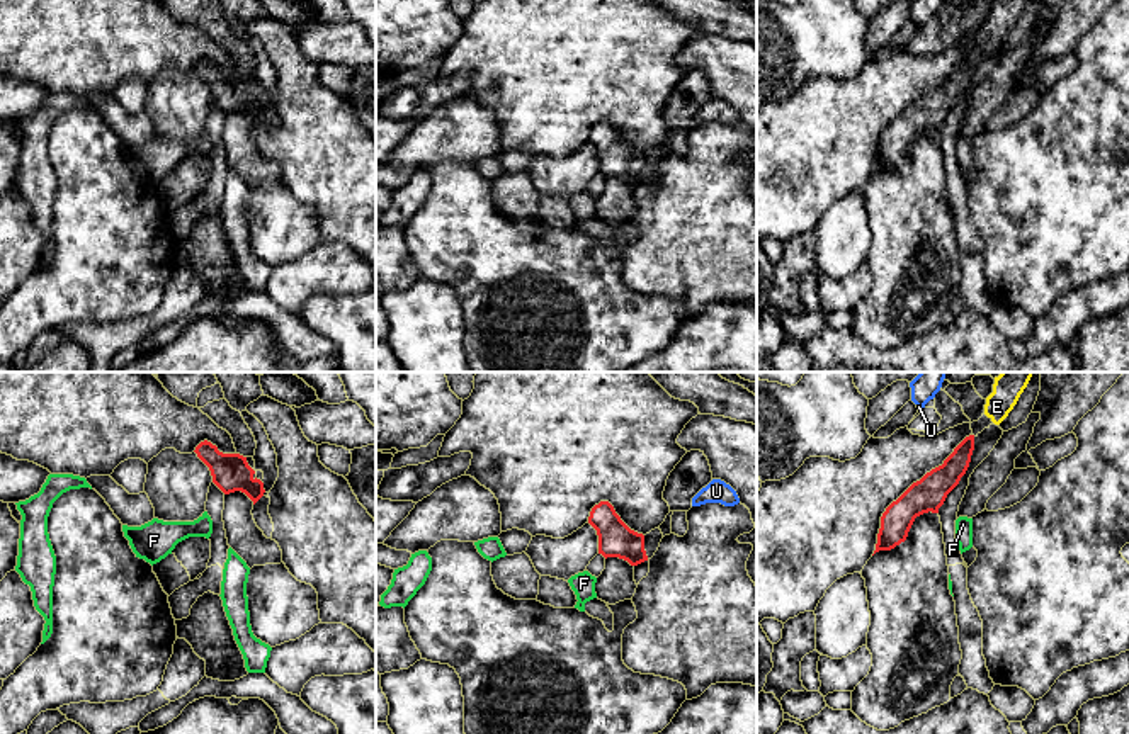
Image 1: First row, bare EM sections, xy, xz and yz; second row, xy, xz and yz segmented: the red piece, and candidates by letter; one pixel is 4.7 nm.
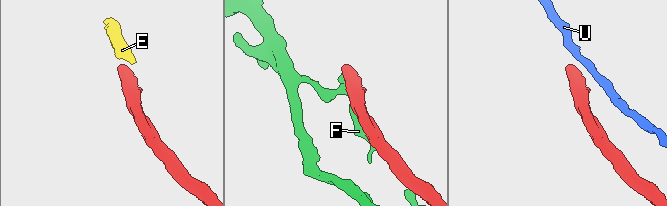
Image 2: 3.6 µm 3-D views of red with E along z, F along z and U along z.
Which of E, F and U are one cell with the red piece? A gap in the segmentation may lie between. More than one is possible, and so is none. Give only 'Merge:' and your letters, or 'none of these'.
Merge: E

